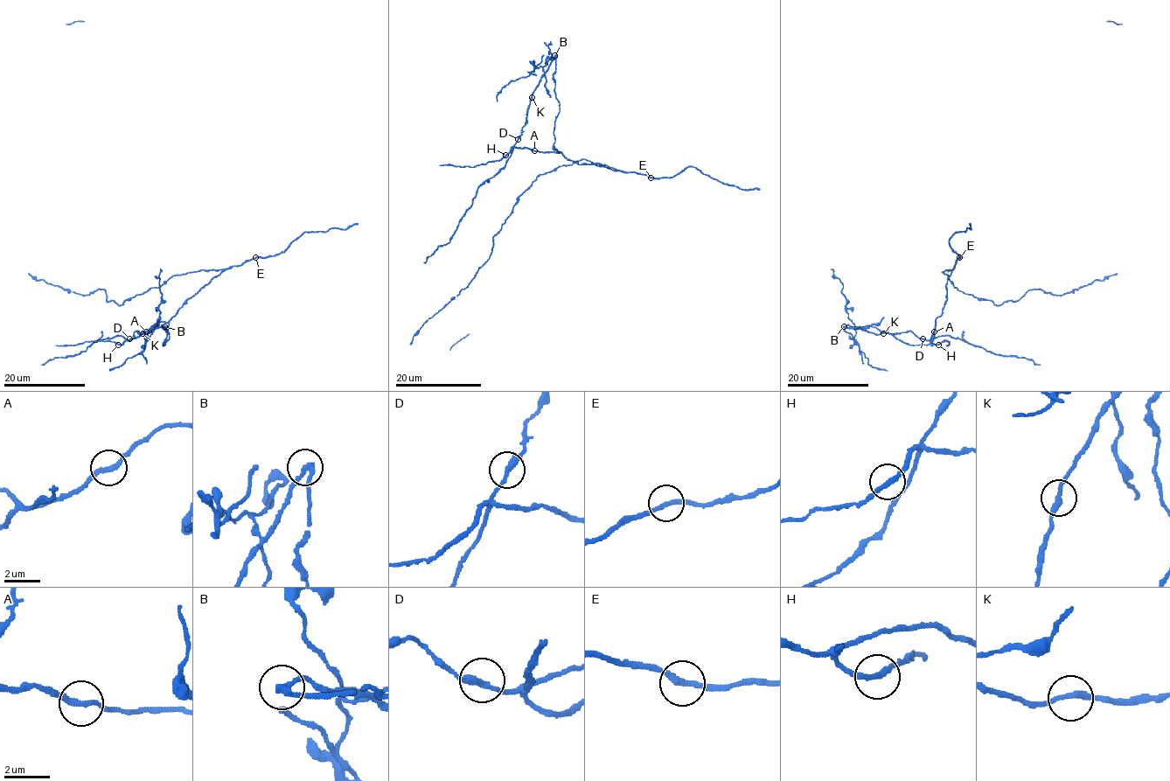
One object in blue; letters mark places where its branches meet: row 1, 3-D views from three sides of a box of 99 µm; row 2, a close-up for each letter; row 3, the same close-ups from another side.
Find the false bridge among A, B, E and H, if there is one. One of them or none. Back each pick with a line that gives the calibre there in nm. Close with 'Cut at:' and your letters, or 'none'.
B: 260 nm thick
Cut at: B

